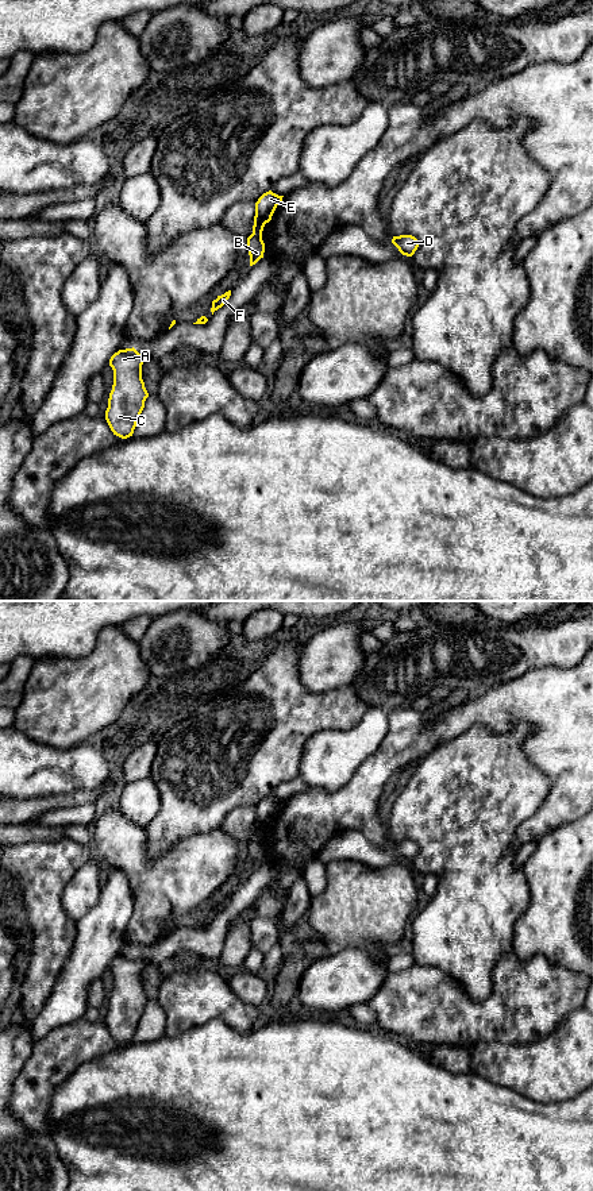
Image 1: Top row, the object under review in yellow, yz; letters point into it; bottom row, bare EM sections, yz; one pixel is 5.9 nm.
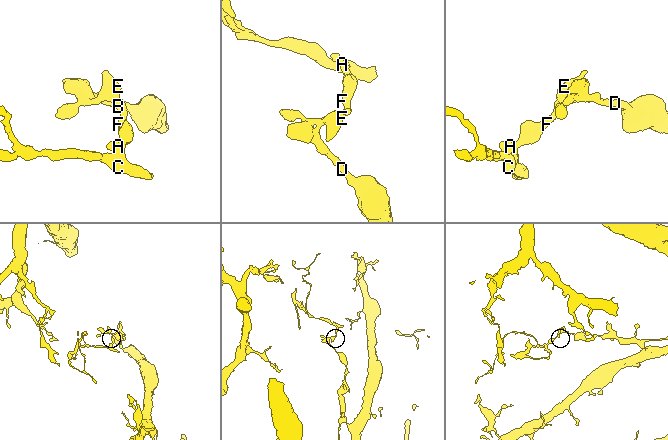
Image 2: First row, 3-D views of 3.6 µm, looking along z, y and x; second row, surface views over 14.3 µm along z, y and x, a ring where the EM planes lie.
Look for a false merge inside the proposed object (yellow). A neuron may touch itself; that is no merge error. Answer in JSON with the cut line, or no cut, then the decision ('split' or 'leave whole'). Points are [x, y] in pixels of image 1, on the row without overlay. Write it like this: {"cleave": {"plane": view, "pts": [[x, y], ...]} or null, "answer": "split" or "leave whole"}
{"cleave": {"plane": "yz", "pts": [[251, 839], [261, 843]]}, "answer": "split"}

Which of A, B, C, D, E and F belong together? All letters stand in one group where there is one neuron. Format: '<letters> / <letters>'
A B C F / D E

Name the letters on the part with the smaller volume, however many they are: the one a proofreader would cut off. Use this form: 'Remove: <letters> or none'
Remove: A, B, C, F

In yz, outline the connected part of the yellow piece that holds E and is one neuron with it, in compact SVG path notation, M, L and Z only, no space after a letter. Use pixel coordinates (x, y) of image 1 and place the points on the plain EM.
M269 795L258 803L255 808L253 840L262 843L263 832L272 825L277 810L282 806L282 802L284 801L278 801Z

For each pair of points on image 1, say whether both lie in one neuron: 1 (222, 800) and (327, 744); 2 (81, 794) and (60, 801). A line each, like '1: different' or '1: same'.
1: different
2: same

